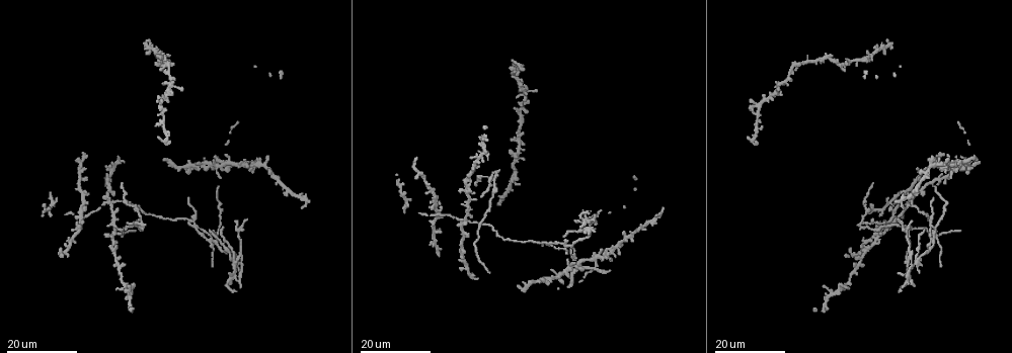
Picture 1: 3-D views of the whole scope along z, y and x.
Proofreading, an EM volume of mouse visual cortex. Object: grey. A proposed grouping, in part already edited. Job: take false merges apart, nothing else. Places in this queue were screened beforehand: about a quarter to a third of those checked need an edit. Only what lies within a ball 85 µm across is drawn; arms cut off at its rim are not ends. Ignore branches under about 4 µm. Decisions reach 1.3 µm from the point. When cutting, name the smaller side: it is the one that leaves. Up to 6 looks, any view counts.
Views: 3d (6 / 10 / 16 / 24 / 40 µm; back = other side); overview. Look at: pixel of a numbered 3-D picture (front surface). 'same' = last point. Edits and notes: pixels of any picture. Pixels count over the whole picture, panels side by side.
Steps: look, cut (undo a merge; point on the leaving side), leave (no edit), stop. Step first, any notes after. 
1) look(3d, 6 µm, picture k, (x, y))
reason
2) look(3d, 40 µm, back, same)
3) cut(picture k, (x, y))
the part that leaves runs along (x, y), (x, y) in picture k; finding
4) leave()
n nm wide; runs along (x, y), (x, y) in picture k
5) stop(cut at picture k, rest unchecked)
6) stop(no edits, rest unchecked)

look(3d, 16 µm, picture 1, (140, 224))
arms part here

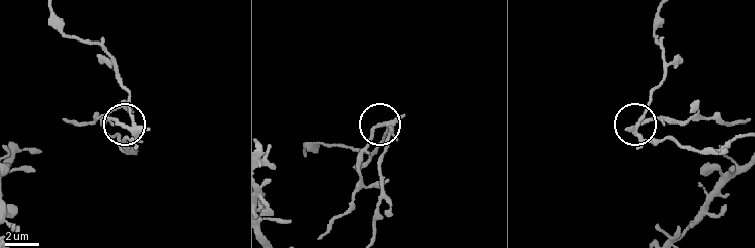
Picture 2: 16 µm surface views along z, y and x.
look(3d, 10 µm, picture 2, (134, 128))

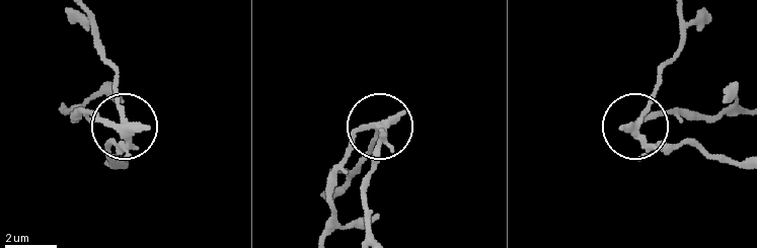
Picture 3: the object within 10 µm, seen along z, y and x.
cut(picture 3, (121, 108))
3 arms; the part that leaves runs along (129, 147), (116, 71), (98, 45), (93, 19) in picture 3; two neurons meet here

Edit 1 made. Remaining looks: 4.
look(overview)
see it whole again

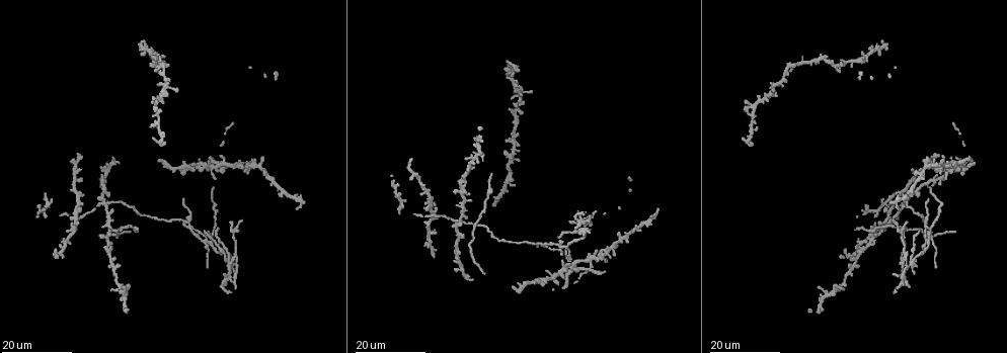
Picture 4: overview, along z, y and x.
look(3d, 16 µm, picture 4, (114, 231))

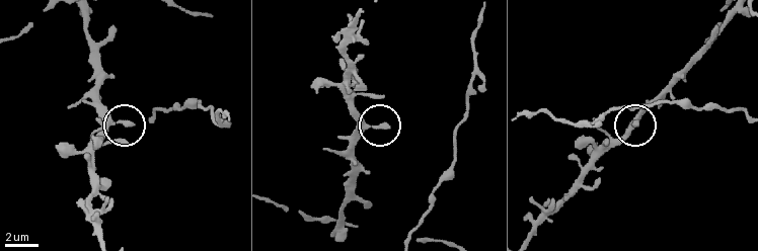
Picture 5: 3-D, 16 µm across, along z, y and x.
look(3d, 10 µm, picture 5, (370, 126))

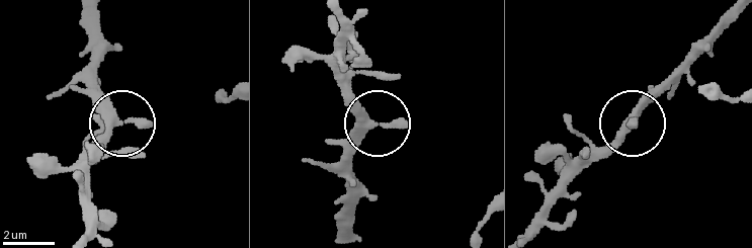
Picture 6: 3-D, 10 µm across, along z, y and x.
leave()
370 nm wide; continuous, no second neuron

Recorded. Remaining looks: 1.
stop(cut at picture 3, rest unchecked)

